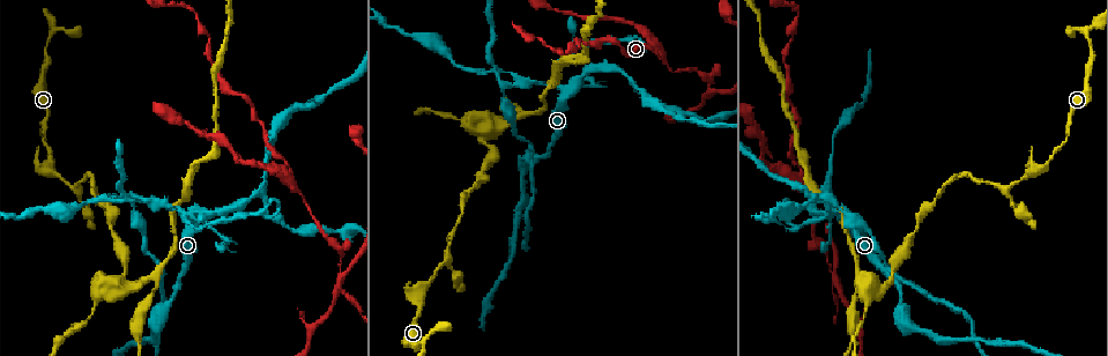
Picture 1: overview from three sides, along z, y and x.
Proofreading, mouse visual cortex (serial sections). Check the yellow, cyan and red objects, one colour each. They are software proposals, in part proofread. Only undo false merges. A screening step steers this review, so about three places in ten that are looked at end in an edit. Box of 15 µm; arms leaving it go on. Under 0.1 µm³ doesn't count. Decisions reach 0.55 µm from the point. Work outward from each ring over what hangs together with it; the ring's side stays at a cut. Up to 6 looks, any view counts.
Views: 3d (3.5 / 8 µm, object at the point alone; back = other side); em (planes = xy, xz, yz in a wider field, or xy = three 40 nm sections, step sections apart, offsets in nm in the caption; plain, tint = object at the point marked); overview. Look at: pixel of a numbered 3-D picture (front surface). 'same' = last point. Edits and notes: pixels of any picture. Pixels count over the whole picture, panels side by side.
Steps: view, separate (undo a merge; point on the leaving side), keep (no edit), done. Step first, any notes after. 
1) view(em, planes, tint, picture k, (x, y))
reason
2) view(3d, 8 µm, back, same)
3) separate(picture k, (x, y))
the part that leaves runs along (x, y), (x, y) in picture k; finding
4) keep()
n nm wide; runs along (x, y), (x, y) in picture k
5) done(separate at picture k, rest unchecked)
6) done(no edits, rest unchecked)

view(3d, 3.5 µm, picture 1, (661, 59))
a narrow waist

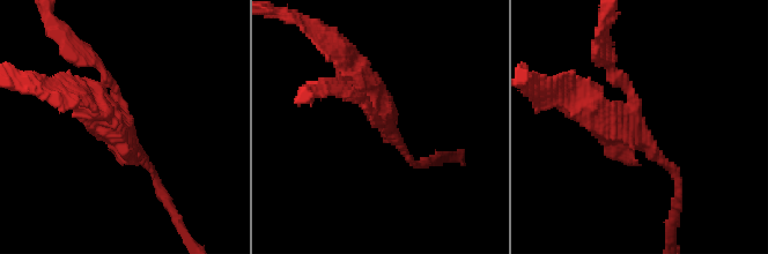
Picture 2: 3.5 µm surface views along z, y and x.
view(em, xy, step 1, tint, picture 2, (379, 119))

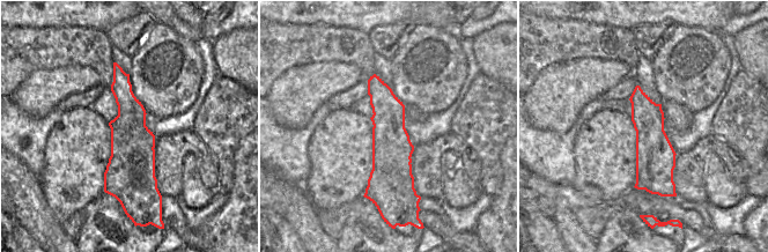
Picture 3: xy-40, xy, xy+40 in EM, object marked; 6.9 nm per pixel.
view(em, planes, tint, same)
another direction

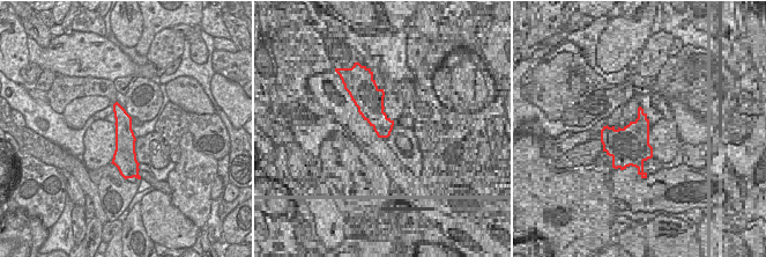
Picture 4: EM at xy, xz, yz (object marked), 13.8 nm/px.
separate(picture 2, (595, 129))
two cells meet here

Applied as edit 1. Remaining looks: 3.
view(3d, 3.5 µm, picture 1, (835, 277))
thin arm on a thick one

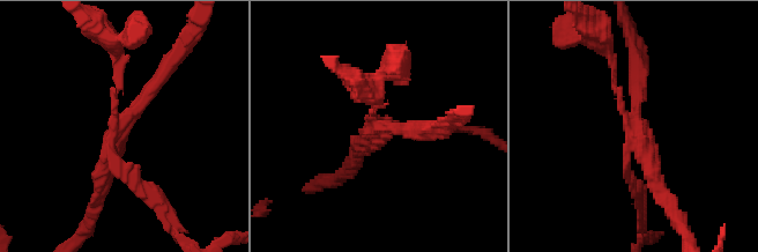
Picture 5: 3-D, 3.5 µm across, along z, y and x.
view(em, xy, step 1, tint, picture 5, (112, 125))

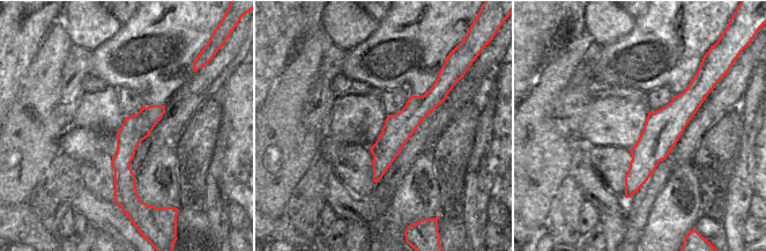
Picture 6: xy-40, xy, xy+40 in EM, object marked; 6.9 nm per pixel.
separate(picture 5, (656, 173))
4 arms; arms of 100, 150, 200, 200 nm; the part that leaves runs along (630, 125), (677, 221) in picture 5; a second cell is stuck on

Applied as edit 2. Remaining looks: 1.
done(separate at picture 2, separate at picture 5, rest unchecked)

